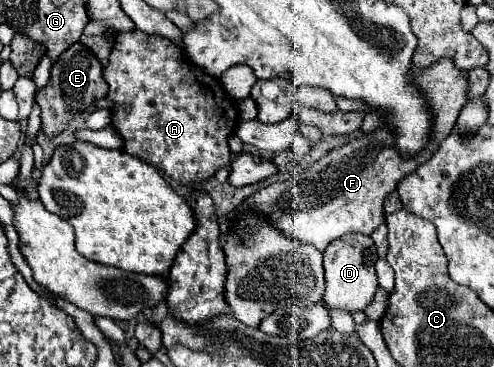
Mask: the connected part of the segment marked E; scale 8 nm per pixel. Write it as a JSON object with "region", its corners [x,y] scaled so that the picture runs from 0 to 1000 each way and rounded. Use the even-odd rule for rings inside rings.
{"region":[[[166,114],[146,120],[130,147],[121,147],[117,169],[105,180],[105,207],[97,229],[77,245],[73,278],[85,294],[85,354],[93,360],[97,376],[117,371],[126,354],[138,349],[138,332],[178,300],[194,267],[211,267],[215,256],[215,223],[206,213],[206,174],[198,169],[194,147],[174,131]]]}

